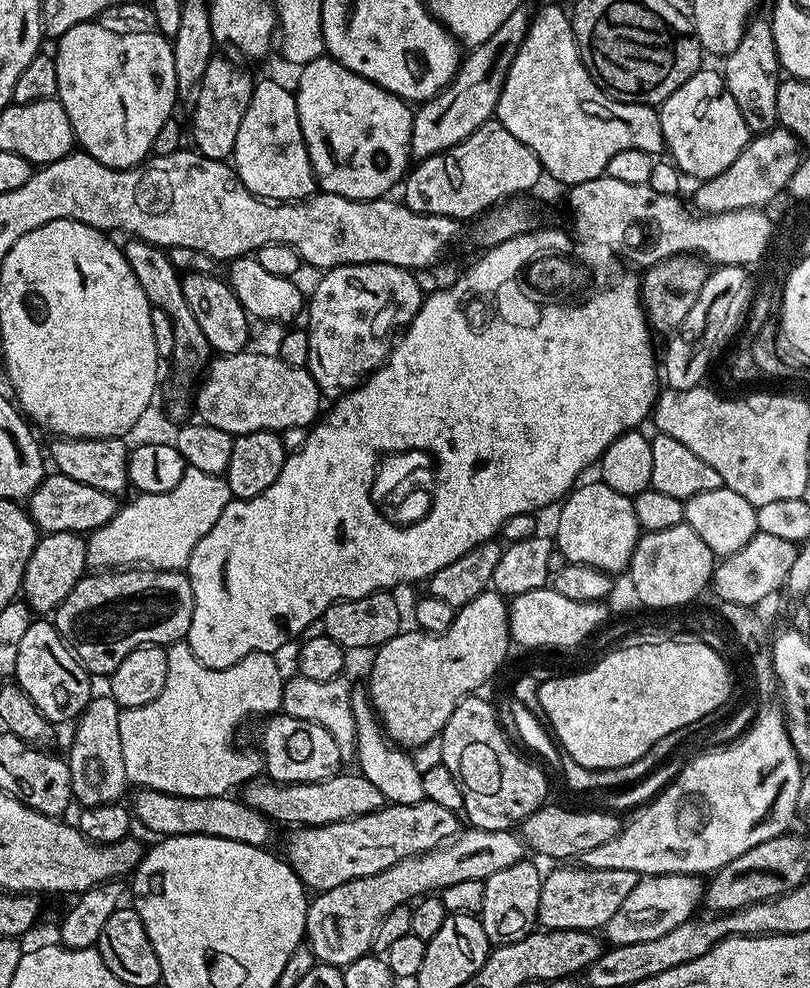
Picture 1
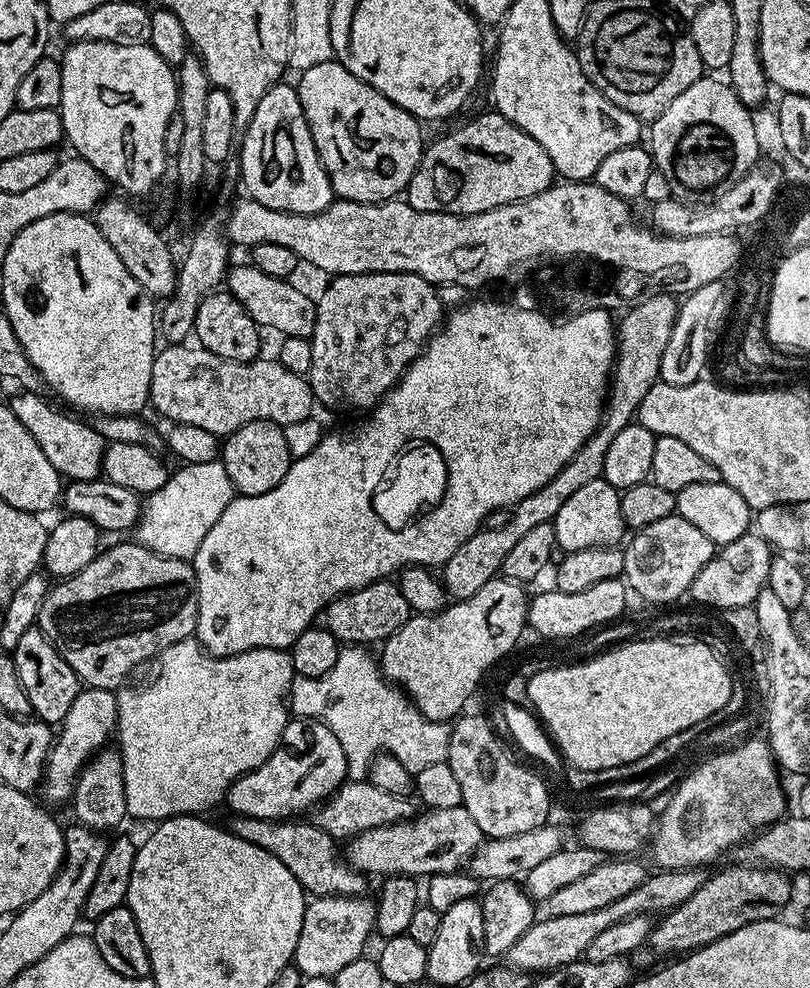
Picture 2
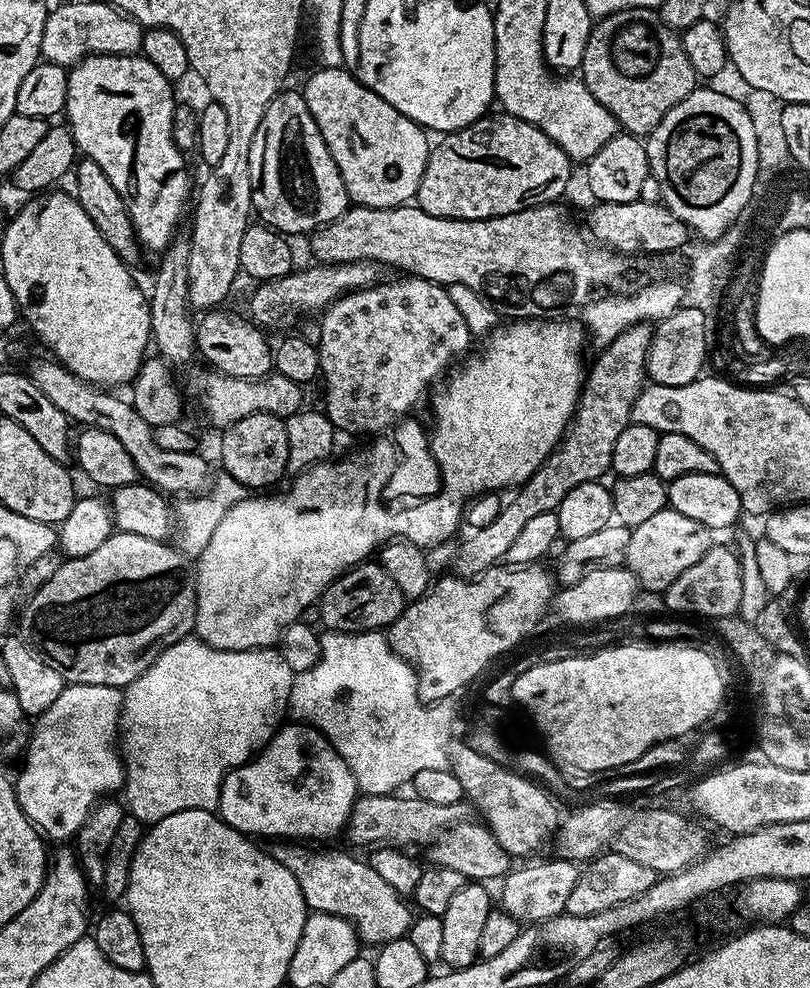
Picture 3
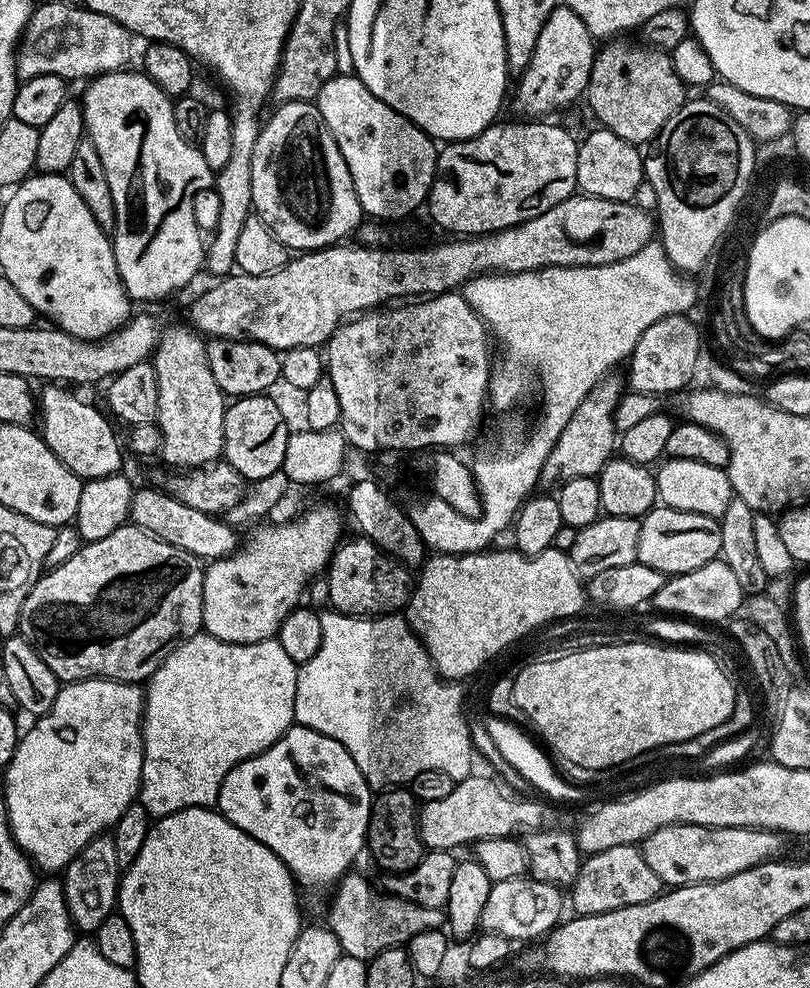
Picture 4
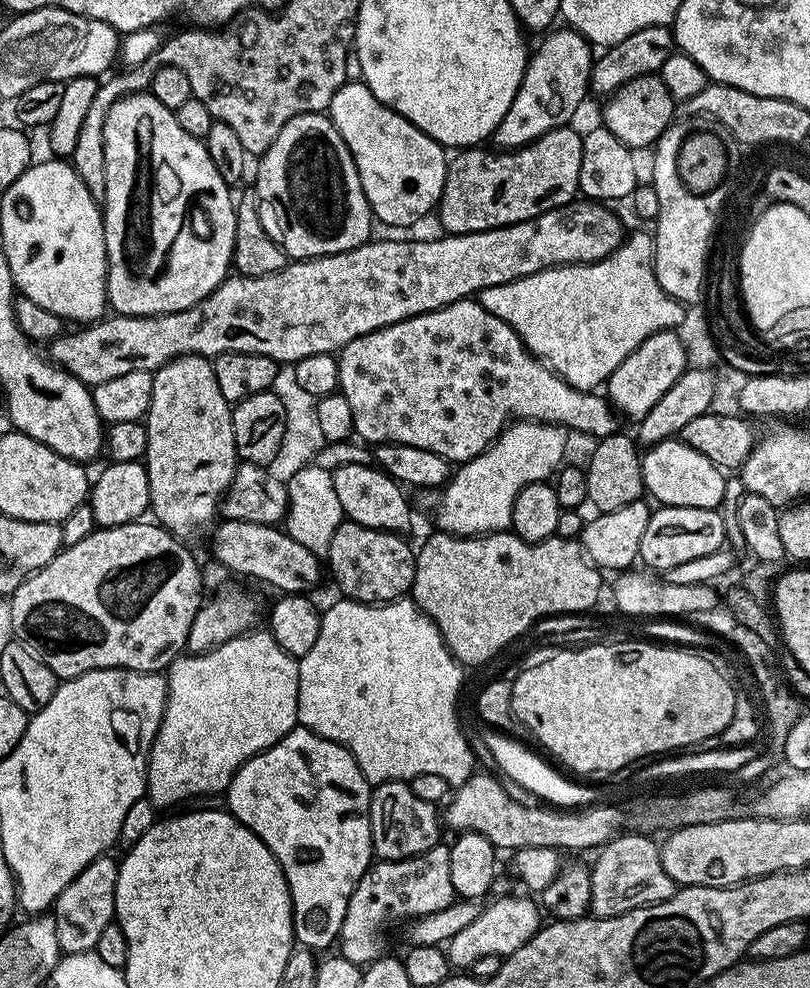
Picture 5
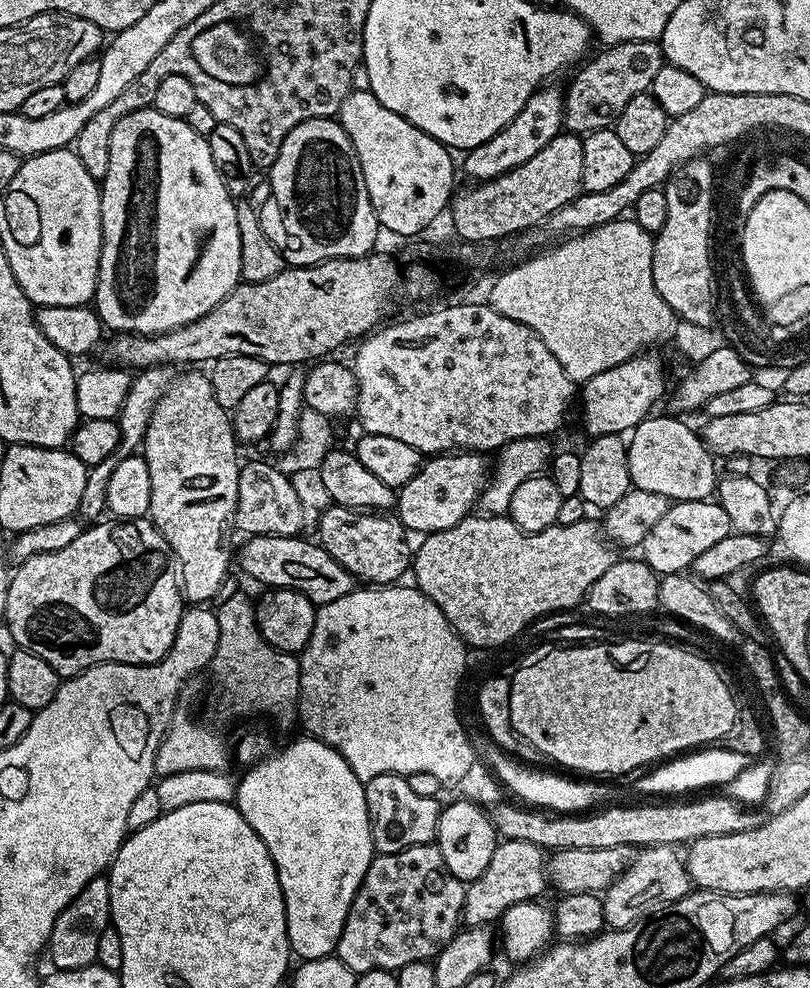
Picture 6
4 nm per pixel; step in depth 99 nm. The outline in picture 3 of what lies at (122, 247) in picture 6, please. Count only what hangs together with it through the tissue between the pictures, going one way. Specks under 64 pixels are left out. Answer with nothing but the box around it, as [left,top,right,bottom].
[64,54,194,254]

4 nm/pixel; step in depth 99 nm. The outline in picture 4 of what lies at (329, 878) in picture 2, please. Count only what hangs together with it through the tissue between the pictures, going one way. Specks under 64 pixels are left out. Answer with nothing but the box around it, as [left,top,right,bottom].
[326,870,446,960]

